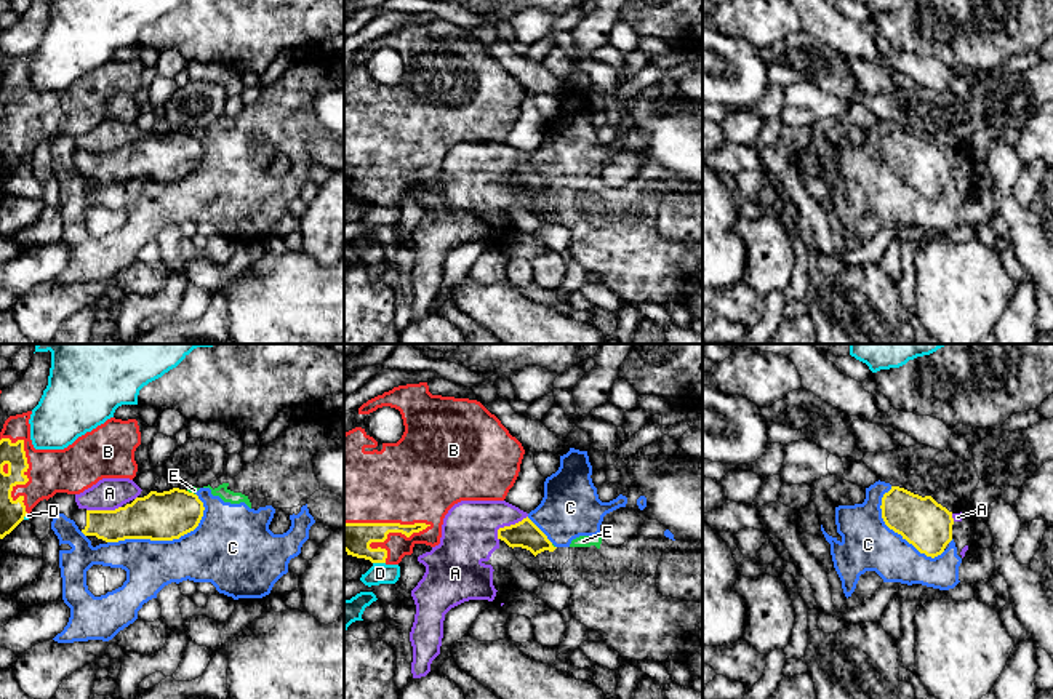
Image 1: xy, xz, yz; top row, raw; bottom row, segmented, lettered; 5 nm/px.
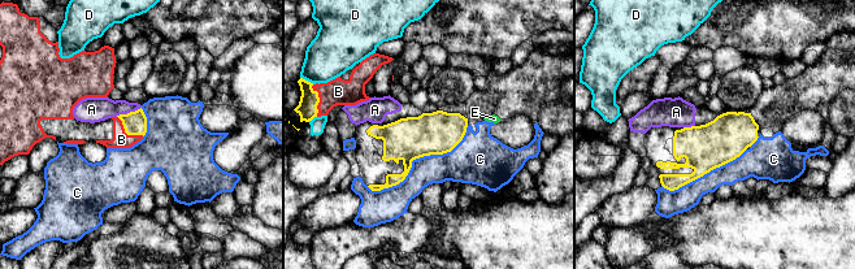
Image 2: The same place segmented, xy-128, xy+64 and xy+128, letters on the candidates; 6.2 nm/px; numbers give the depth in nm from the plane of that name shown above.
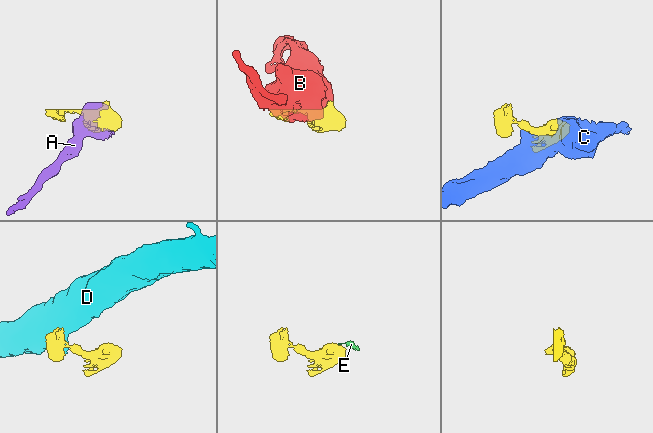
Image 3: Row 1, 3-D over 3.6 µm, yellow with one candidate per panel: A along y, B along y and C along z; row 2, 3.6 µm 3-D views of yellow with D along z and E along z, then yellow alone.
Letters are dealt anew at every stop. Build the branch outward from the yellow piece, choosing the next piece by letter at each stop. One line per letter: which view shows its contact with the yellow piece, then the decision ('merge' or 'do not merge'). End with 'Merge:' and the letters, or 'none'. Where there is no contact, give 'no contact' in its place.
A: xz | do not merge
B: xz | merge
C: xy | do not merge
D: xz | do not merge
E: xy | do not merge
Merge: B

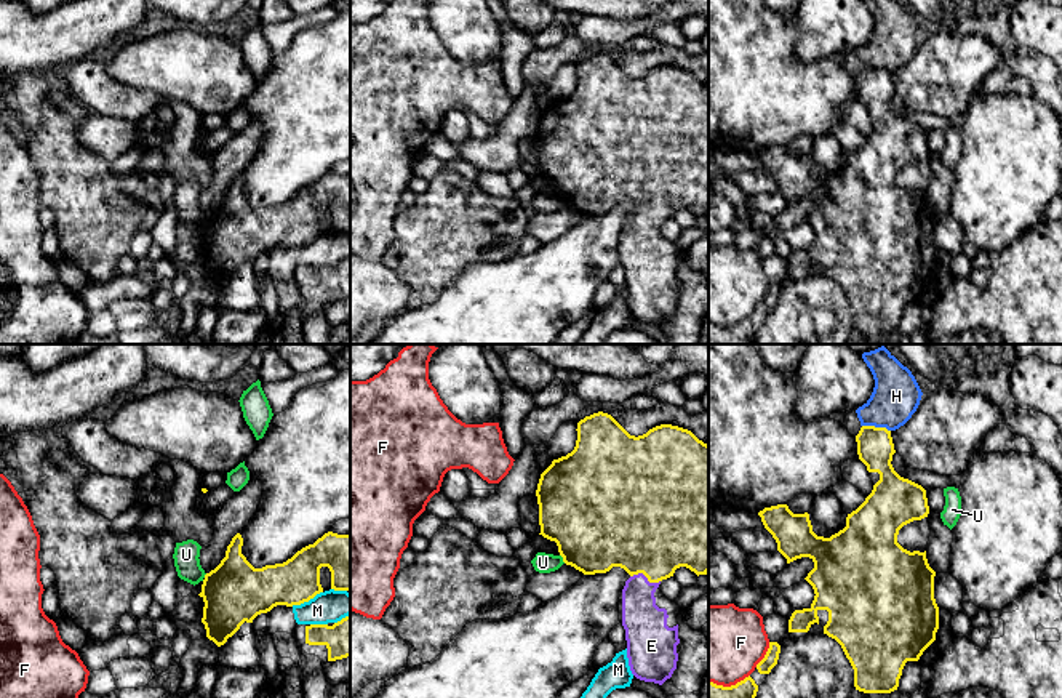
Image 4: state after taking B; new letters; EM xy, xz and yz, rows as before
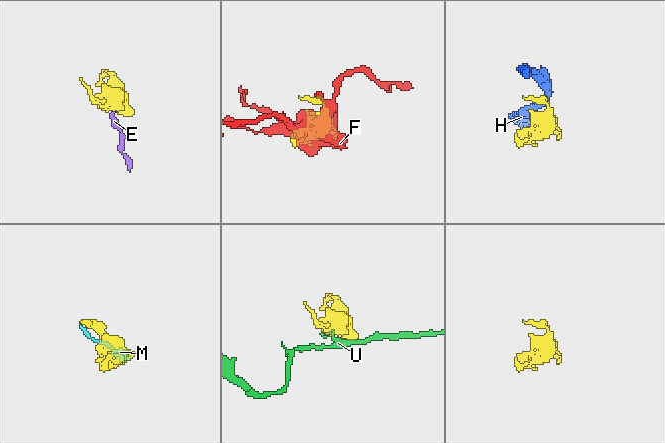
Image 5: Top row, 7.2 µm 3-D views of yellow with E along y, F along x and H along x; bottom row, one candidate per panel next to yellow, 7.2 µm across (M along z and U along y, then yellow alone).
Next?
E: xz | merge
F: yz | do not merge
H: yz | do not merge
M: xy | do not merge
U: xz | do not merge
Merge: E

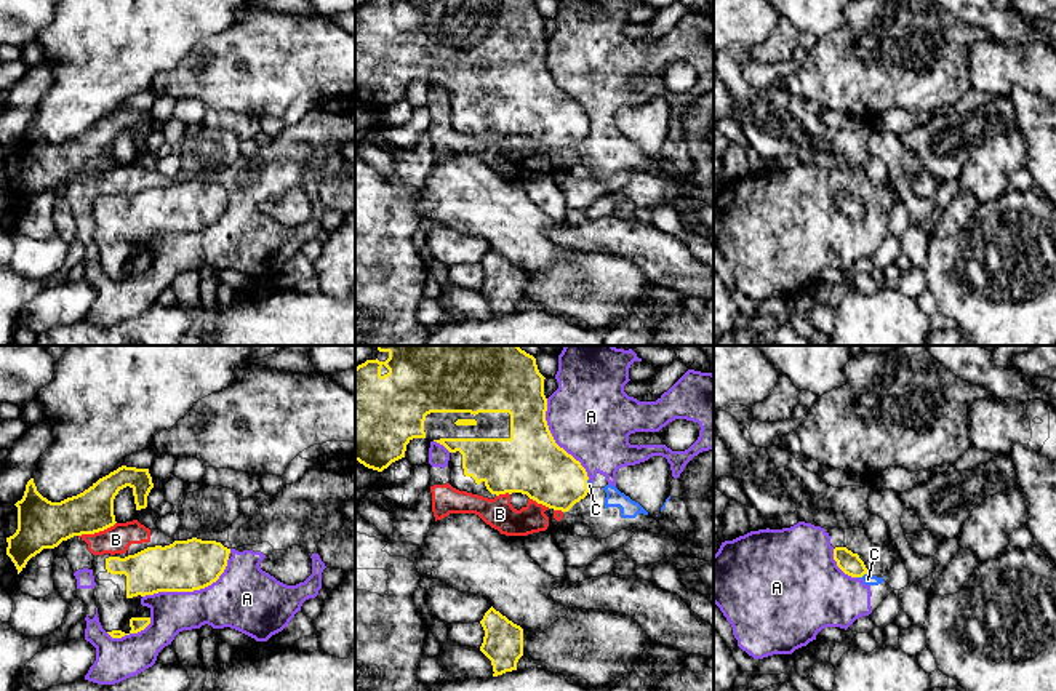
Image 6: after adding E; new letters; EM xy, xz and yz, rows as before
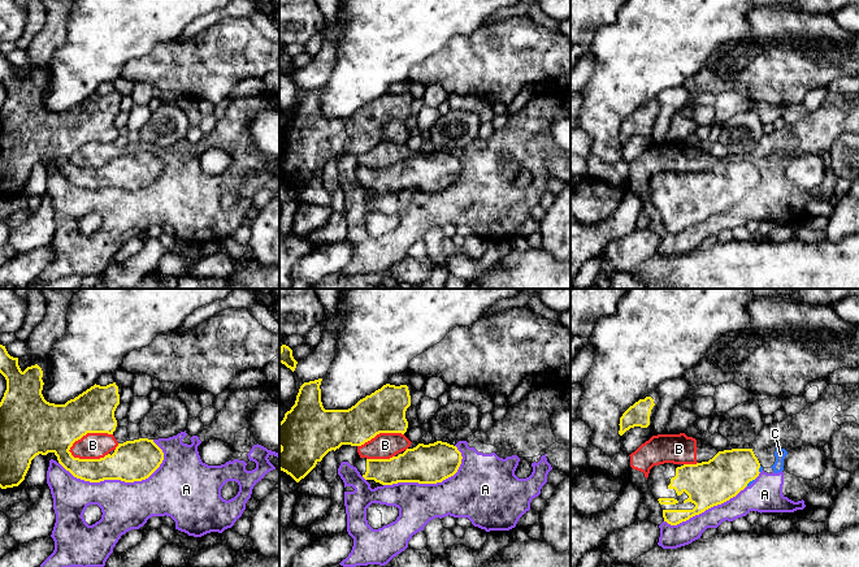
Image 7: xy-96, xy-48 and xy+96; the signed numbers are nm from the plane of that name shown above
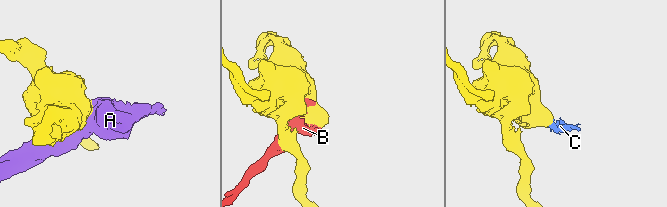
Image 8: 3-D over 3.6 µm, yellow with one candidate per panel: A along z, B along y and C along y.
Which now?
A: xy | do not merge
B: xy | do not merge
C: yz | do not merge
Merge: none

